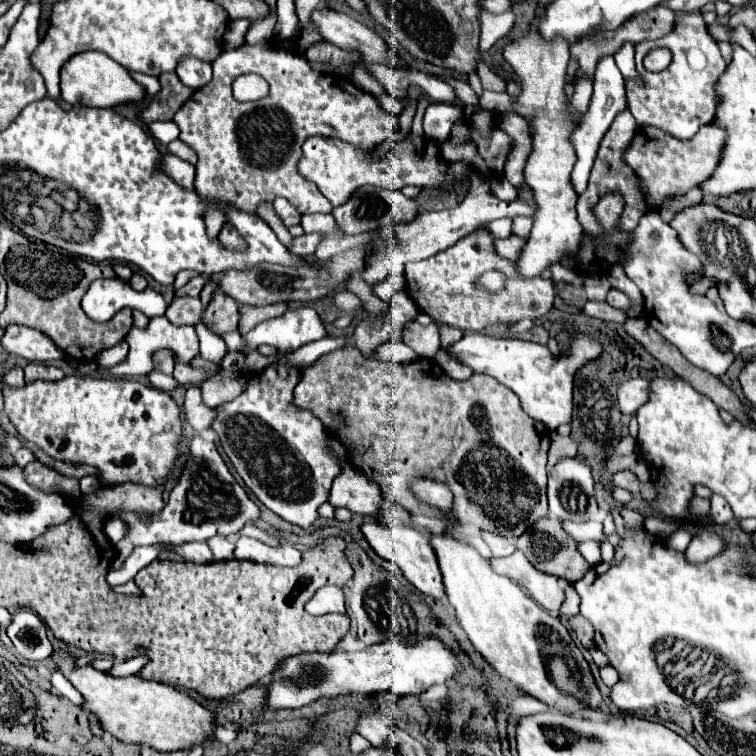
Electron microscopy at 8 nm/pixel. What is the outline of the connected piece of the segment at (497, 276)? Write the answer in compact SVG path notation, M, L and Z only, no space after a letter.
M487 271L479 277L479 285L489 289L491 293L501 291L505 287L505 283L507 283L507 275L503 275L501 271Z

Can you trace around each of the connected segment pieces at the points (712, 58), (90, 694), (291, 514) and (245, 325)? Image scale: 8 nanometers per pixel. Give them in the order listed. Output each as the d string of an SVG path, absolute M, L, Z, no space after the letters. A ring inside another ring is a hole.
M677 13L675 29L657 40L645 40L635 45L635 65L641 81L625 79L627 105L639 127L659 127L677 135L679 139L691 139L701 125L707 125L715 117L715 81L725 72L727 63L722 57L717 41L707 33L701 13ZM655 47L669 47L673 53L671 65L657 73L657 85L653 73L643 67L643 57Z
M61 649L53 651L51 659L83 695L85 703L81 703L81 709L87 715L95 715L101 729L123 743L139 743L157 751L179 751L193 749L197 743L207 741L207 737L211 737L215 731L213 713L167 683L149 681L141 675L113 677L107 671L97 671L91 665L77 667L75 657Z
M269 365L263 371L245 373L245 389L233 401L217 405L217 417L211 423L211 429L219 435L223 451L231 459L243 483L253 491L253 495L275 515L303 529L311 527L311 523L319 517L317 507L327 501L331 483L341 473L341 463L327 443L323 423L313 413L291 405L293 387L307 367L309 365Z
M241 305L241 321L239 321L239 333L245 335L247 331L251 331L255 325L259 325L261 321L265 319L271 319L271 317L277 317L279 313L283 313L287 309L287 305L267 305L267 307L261 307L261 309L255 309L255 307L245 307Z

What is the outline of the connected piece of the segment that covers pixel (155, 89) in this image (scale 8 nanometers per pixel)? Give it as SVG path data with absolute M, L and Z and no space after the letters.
M131 73L131 77L139 83L145 85L149 97L155 97L159 91L161 91L161 83L159 83L159 77L151 77L151 75L141 75L141 73Z

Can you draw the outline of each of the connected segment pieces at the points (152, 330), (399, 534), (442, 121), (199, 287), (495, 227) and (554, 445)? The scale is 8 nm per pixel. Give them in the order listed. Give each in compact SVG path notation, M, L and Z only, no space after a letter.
M165 315L153 317L149 321L147 329L131 327L131 331L125 337L125 341L129 343L129 353L127 353L125 361L121 361L121 363L117 363L117 365L113 365L109 369L99 367L99 371L105 371L105 373L115 375L115 377L141 377L141 375L151 373L151 369L153 369L151 355L155 351L159 351L159 349L171 349L171 351L175 351L175 355L179 357L181 363L189 363L199 353L199 339L197 339L195 327L193 325L173 325Z
M363 523L361 531L365 535L365 539L369 541L369 545L373 547L373 551L389 561L393 561L395 565L399 565L399 569L403 571L403 575L425 595L435 597L435 599L443 599L443 577L439 577L439 565L435 561L435 551L429 547L431 543L427 541L427 533L421 533L409 525L385 525L385 523Z
M431 103L427 107L425 119L423 119L425 135L443 143L449 137L451 127L459 119L463 119L463 105L459 105L459 103Z
M197 275L197 277L193 277L183 289L179 289L177 291L177 297L181 297L181 295L191 295L191 297L199 297L199 293L203 291L203 287L207 285L211 281L211 277L203 277L203 275Z
M503 219L503 221L493 221L489 225L489 233L495 237L495 239L505 239L511 235L511 225L513 221L511 219Z
M556 432L550 433L550 449L548 451L548 466L553 467L559 462L559 457L575 457L578 450L577 442L570 436Z

